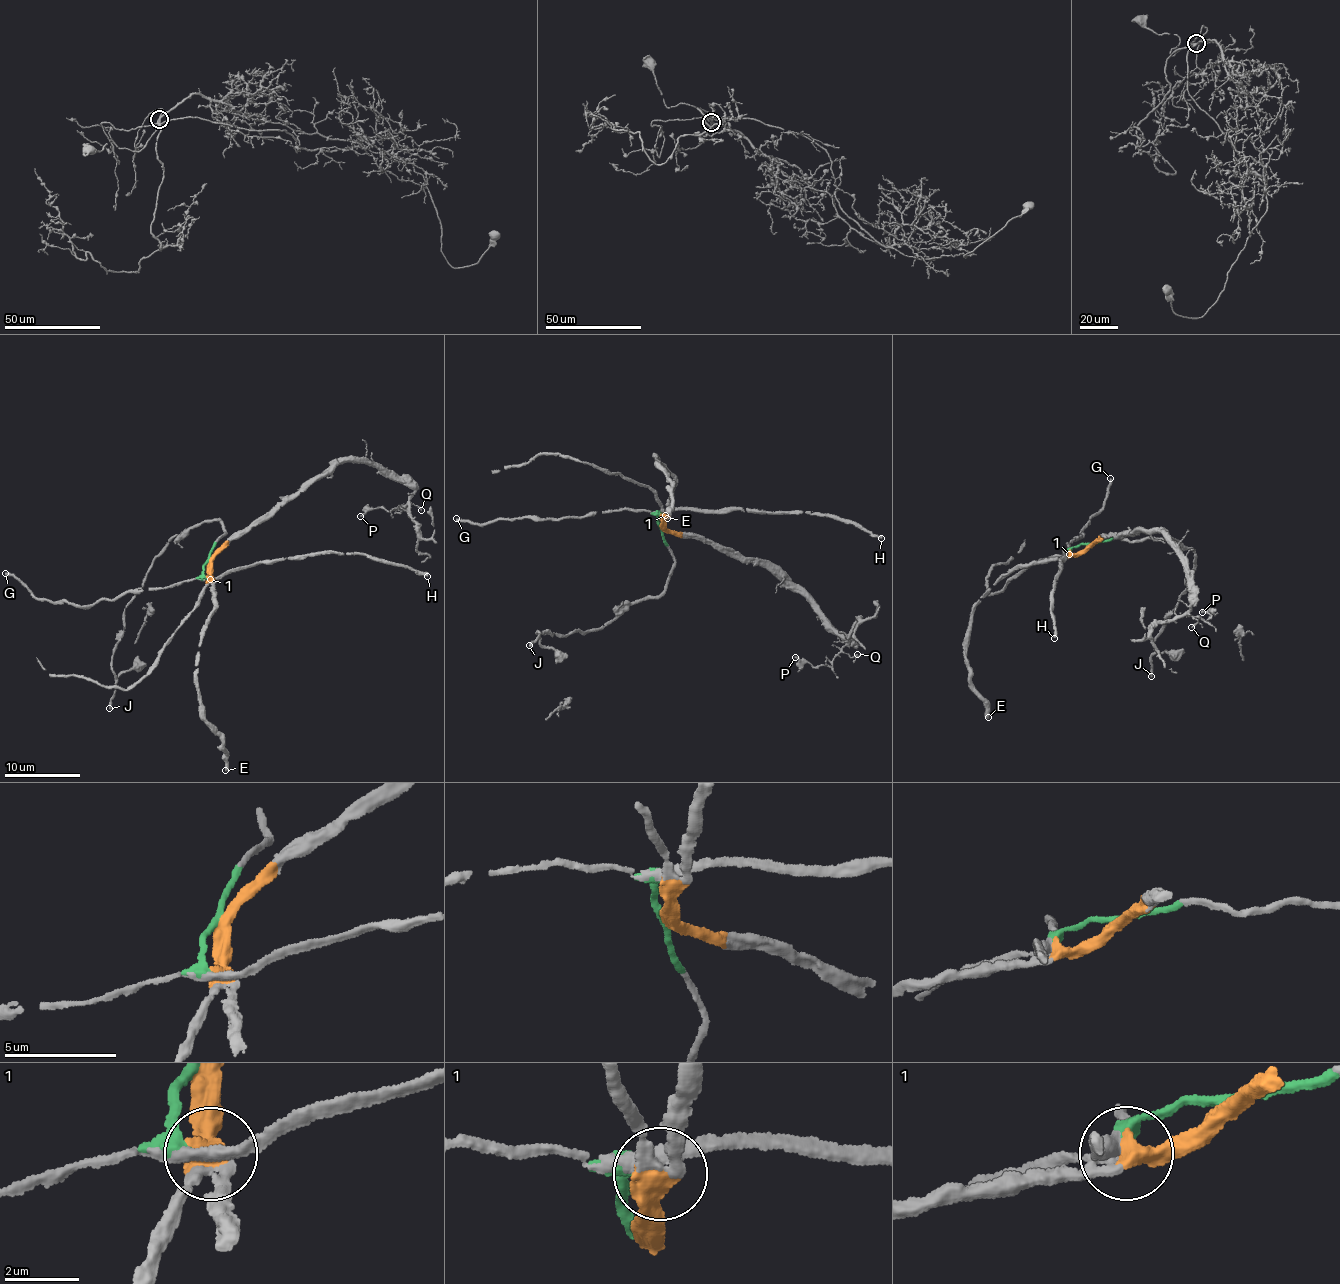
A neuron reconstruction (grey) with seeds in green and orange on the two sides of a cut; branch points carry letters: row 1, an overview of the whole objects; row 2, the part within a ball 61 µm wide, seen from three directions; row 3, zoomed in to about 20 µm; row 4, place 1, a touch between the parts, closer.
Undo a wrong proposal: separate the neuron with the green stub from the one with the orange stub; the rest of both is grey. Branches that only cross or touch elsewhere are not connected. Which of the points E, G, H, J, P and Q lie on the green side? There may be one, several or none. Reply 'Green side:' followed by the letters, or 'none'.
Green side: G, H, J

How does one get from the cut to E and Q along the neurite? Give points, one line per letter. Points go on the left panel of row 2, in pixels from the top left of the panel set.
E: (209, 561), (213, 583), (212, 609), (199, 646), (197, 668), (201, 716), (222, 743), (226, 756), (225, 770)
Q: (209, 561), (240, 531), (271, 517), (336, 465), (361, 460), (390, 473), (413, 491), (404, 505), (421, 511)

